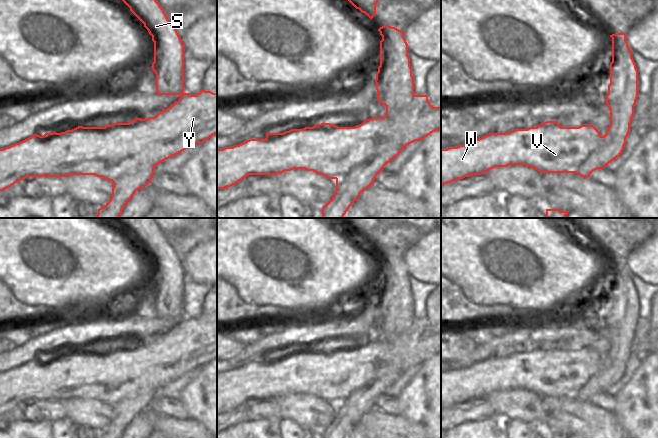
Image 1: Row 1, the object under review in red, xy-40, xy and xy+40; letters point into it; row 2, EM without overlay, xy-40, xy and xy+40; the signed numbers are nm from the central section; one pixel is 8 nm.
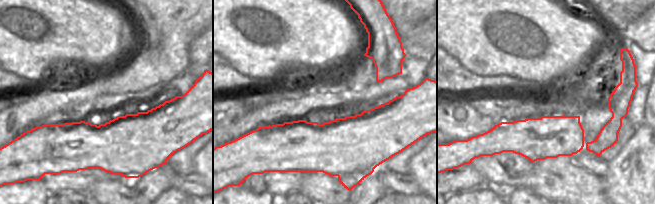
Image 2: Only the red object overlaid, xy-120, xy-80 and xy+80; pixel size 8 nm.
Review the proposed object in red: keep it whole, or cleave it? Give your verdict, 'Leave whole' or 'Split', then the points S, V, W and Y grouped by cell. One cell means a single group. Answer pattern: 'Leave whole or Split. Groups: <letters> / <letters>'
Split. Groups: S / V W Y.

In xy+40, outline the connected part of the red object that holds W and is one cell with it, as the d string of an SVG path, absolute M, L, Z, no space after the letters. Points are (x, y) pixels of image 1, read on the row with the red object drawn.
M557 121L507 133L489 133L465 145L441 149L441 186L509 165L525 165L541 173L576 173L600 146L600 136L593 125L561 127Z

